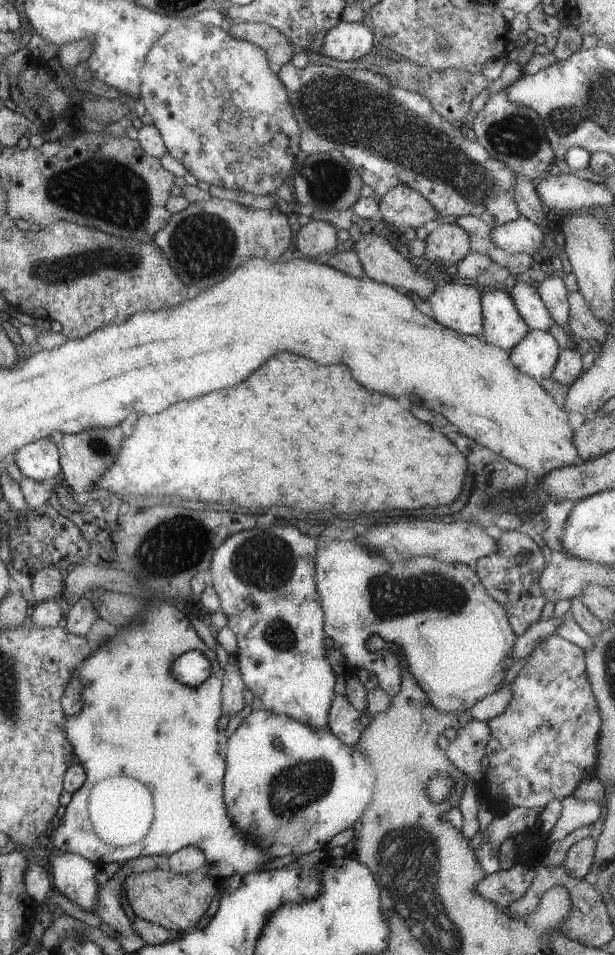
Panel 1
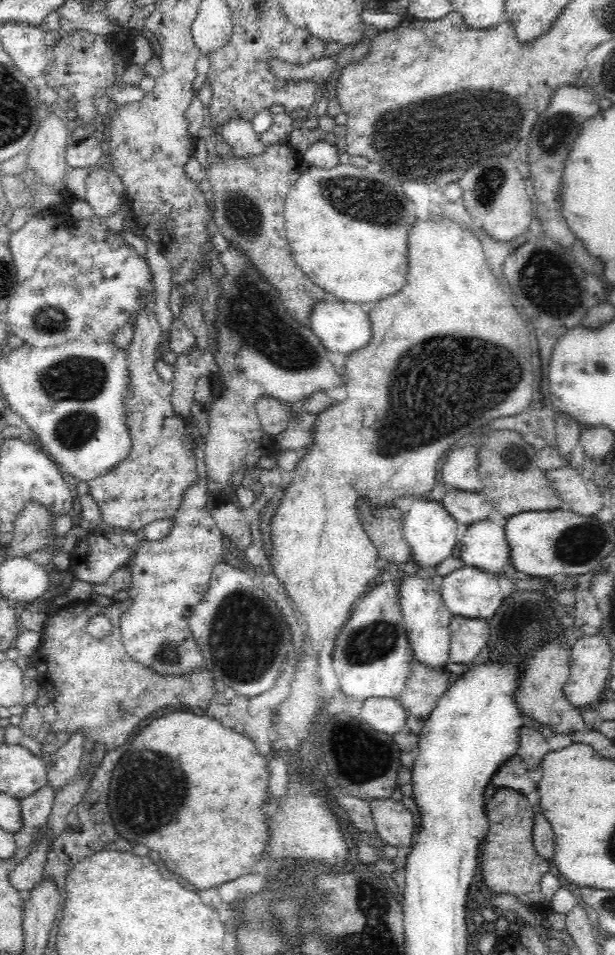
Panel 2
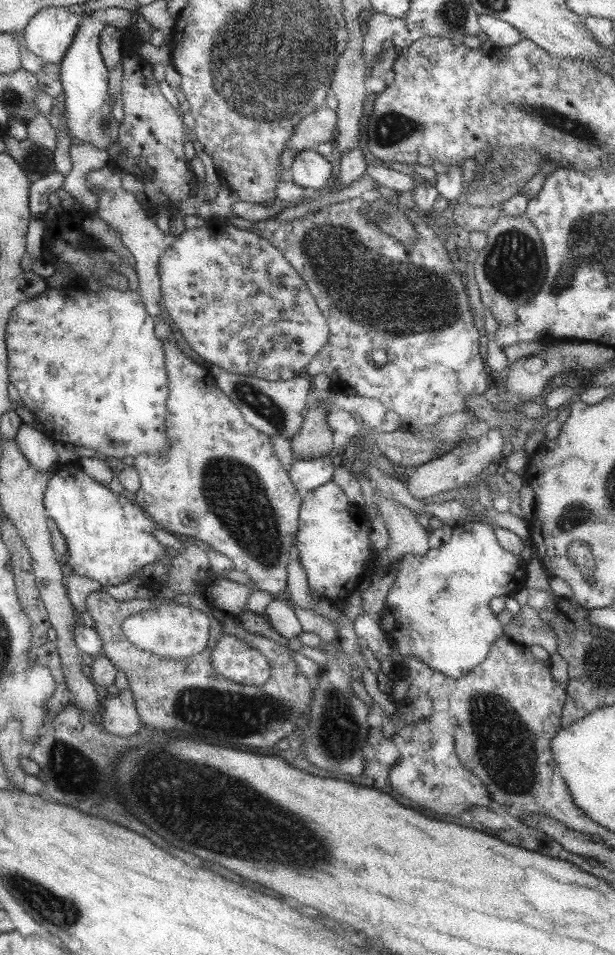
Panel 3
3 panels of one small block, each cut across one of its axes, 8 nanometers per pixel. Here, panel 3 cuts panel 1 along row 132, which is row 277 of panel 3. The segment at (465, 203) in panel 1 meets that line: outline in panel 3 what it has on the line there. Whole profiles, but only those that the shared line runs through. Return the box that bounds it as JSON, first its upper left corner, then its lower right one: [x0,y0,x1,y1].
[252,197,488,440]

